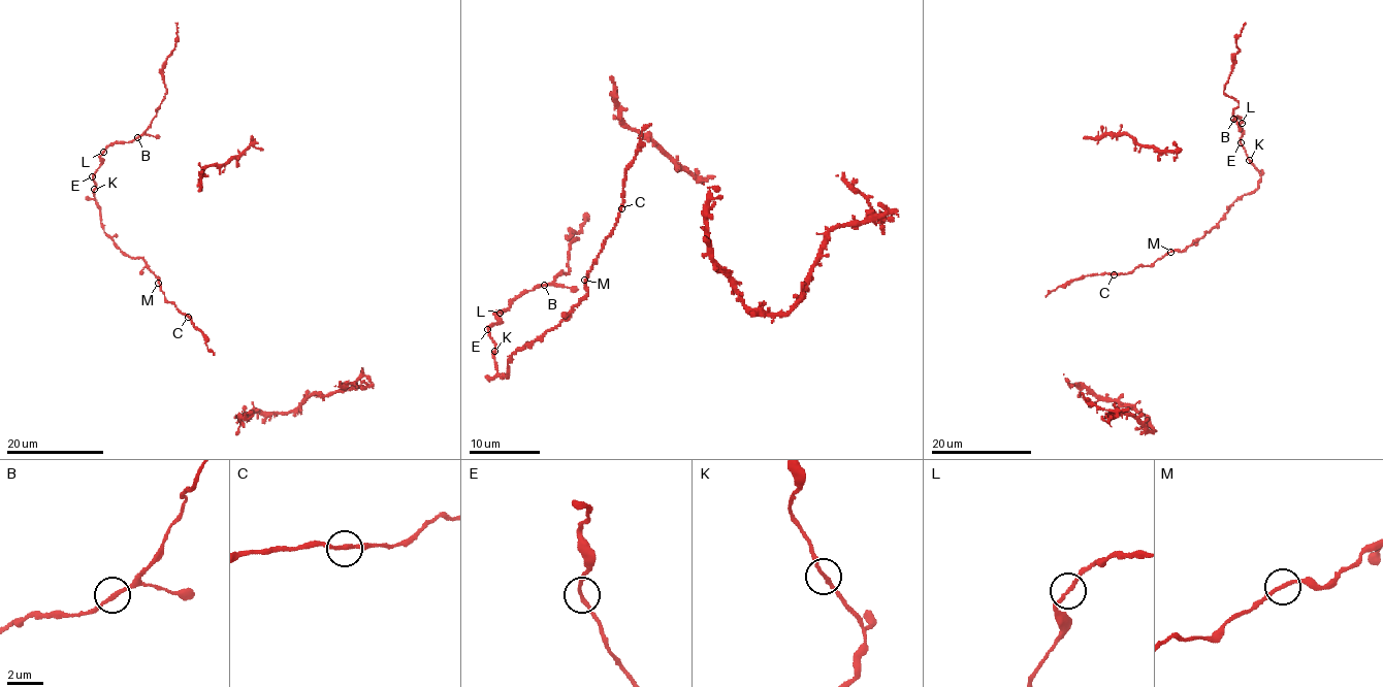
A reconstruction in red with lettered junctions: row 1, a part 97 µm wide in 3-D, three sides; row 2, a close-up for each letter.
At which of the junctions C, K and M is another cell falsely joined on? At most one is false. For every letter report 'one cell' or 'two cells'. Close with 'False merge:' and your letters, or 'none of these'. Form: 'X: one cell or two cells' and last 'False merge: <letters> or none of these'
C: one cell
K: one cell
M: one cell
False merge: none of these

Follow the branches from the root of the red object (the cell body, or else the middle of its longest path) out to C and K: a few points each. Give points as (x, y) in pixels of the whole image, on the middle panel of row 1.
C: (586, 280), (621, 208)
K: (586, 280), (588, 295), (573, 306), (569, 317), (533, 344), (512, 354), (507, 377), (497, 372), (493, 352)

